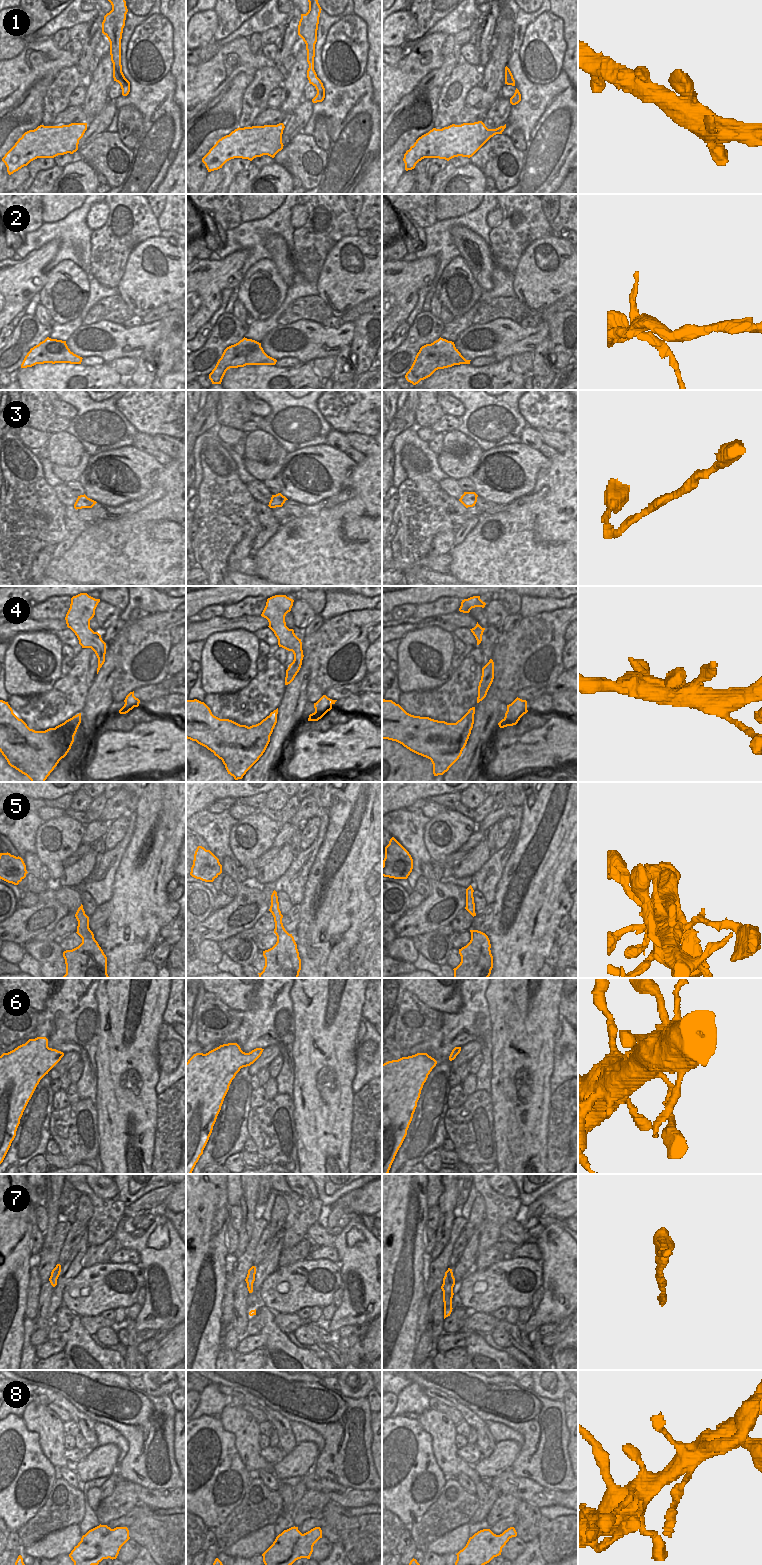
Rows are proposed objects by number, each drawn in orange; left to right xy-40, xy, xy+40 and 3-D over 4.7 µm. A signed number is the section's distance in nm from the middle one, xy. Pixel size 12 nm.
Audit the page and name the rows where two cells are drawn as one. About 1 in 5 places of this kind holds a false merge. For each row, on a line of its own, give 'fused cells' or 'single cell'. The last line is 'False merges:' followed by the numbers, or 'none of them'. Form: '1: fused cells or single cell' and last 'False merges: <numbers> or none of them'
1: single cell
2: fused cells
3: single cell
4: single cell
5: single cell
6: single cell
7: single cell
8: single cell
False merges: 2

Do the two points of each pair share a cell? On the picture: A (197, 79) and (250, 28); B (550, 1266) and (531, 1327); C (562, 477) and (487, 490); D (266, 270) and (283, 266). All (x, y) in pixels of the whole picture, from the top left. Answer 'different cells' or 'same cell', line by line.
A: different cells
B: same cell
C: different cells
D: different cells

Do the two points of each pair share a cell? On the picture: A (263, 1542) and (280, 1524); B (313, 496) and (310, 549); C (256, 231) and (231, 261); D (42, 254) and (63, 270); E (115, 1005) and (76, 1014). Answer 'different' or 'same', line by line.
A: different
B: different
C: different
D: different
E: different

